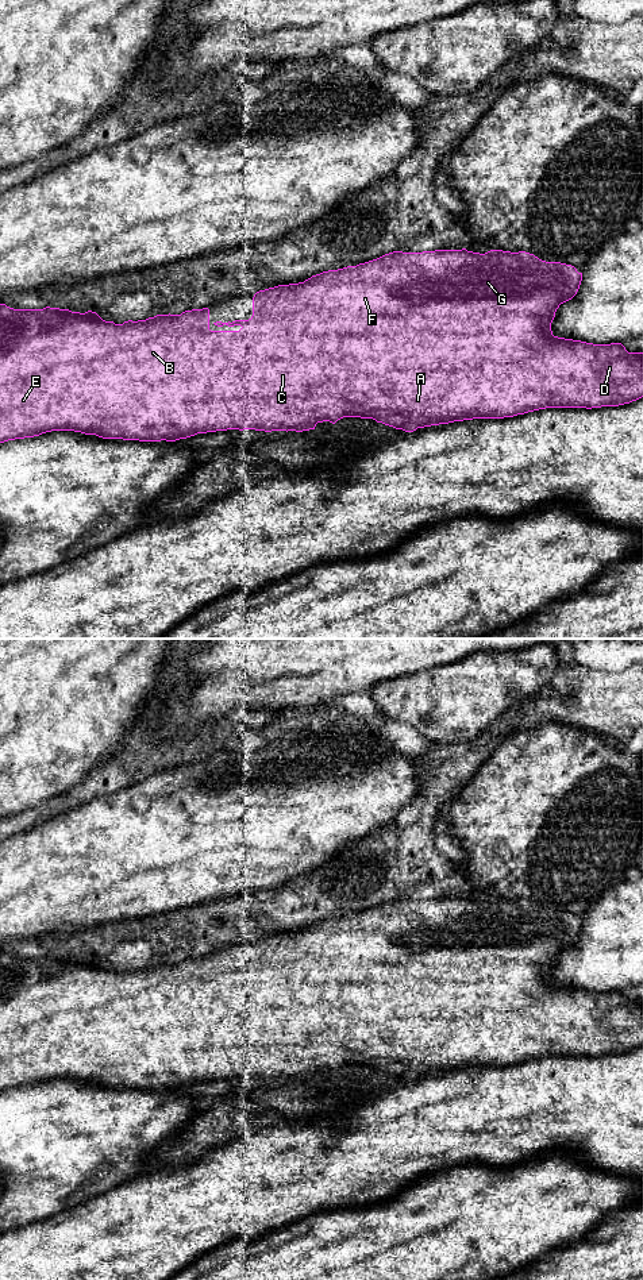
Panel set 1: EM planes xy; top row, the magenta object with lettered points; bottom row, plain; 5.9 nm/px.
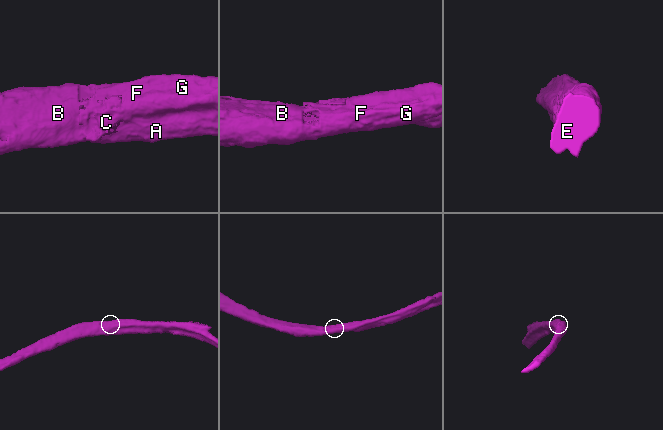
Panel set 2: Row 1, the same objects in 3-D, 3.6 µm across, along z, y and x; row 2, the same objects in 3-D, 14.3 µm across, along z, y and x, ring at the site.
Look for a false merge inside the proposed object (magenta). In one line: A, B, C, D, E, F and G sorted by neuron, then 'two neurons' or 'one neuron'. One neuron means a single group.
A B C D E F G; one neuron

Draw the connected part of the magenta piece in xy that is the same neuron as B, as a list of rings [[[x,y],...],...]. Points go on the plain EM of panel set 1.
[[[462,898],[423,901],[393,899],[377,907],[328,918],[304,930],[259,938],[253,945],[249,968],[213,971],[217,975],[240,974],[239,979],[211,979],[209,957],[192,957],[181,963],[157,963],[146,968],[115,972],[96,960],[69,957],[14,957],[0,952],[0,1091],[34,1086],[51,1079],[74,1079],[103,1087],[139,1090],[176,1090],[197,1082],[255,1077],[309,1079],[317,1071],[335,1072],[343,1065],[373,1067],[377,1071],[413,1080],[417,1076],[473,1067],[504,1067],[546,1056],[601,1056],[629,1052],[643,1045],[643,1001],[628,1001],[621,991],[593,992],[552,983],[551,971],[561,952],[571,948],[581,933],[582,921],[571,913],[546,910],[534,902],[490,898],[485,902]]]

